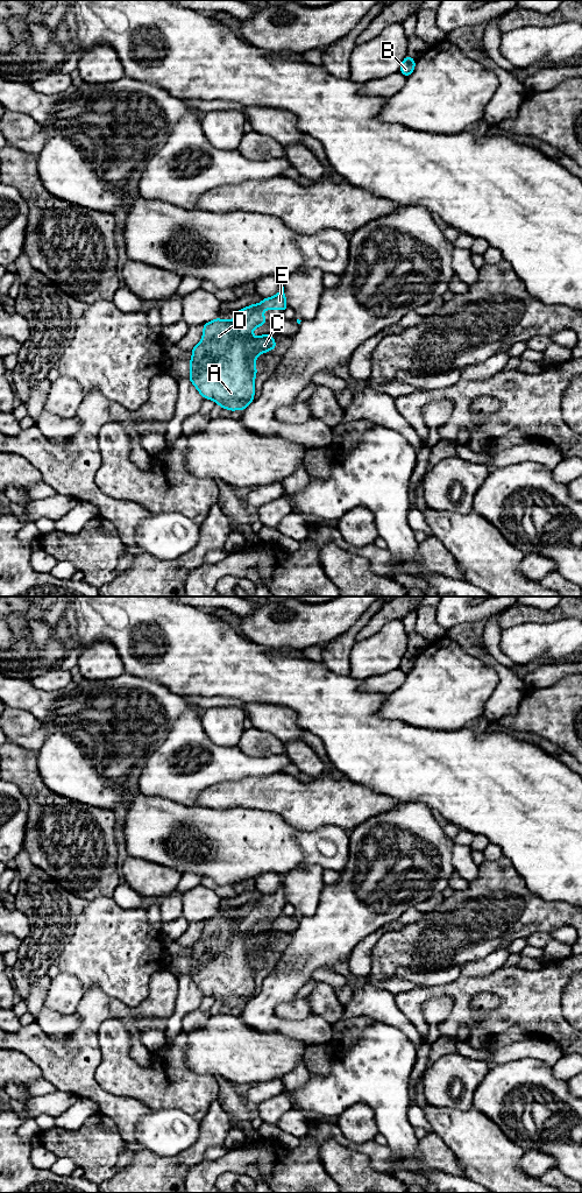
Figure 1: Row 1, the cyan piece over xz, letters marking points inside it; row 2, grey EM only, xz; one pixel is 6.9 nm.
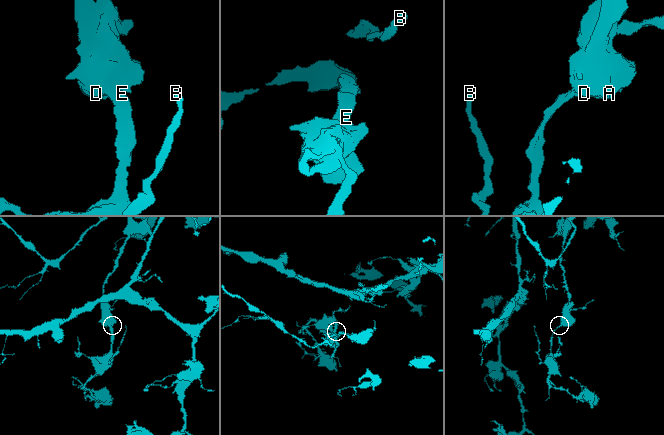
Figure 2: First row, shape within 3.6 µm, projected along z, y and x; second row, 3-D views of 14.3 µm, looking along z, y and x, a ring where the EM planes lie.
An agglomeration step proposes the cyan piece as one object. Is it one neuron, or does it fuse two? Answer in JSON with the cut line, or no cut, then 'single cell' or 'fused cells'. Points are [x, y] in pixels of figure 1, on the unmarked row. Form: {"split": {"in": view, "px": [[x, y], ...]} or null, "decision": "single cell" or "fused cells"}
{"split": null, "decision": "single cell"}

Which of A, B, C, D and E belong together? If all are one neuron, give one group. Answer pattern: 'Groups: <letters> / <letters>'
Groups: A B C D E

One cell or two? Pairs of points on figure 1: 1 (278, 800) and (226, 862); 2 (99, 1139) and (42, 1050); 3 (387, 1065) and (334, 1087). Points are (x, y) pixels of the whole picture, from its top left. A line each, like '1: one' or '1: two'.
1: two
2: two
3: one

